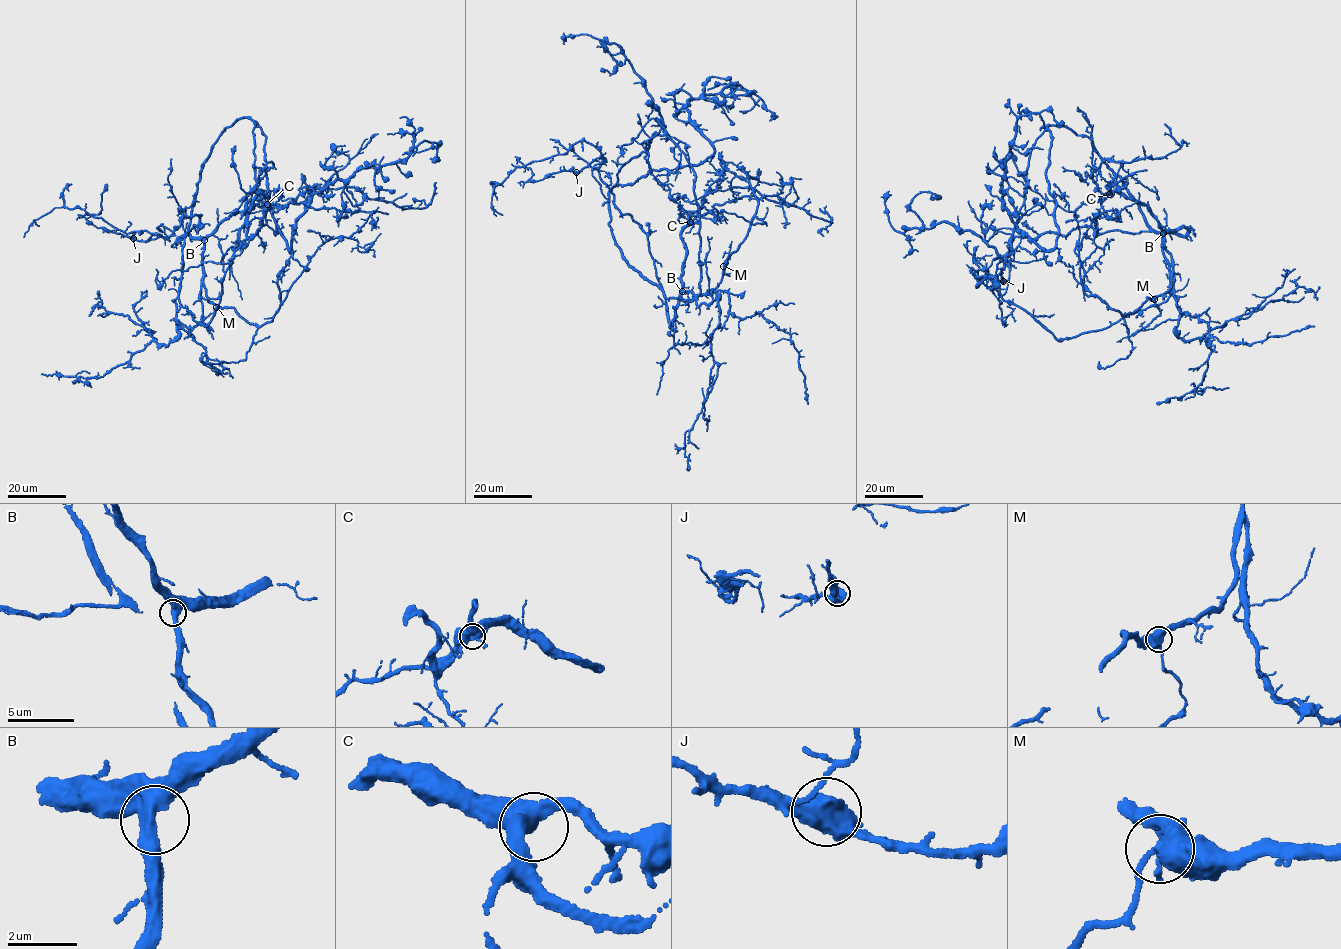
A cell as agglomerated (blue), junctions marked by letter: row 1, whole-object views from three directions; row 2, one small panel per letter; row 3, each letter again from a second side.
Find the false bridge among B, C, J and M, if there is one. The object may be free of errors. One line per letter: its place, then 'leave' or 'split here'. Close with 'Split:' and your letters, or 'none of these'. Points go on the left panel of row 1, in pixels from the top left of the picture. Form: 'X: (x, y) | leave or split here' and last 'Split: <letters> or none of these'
B: (204, 240) | leave
C: (267, 204) | leave
J: (133, 238) | leave
M: (216, 307) | leave
Split: none of these

